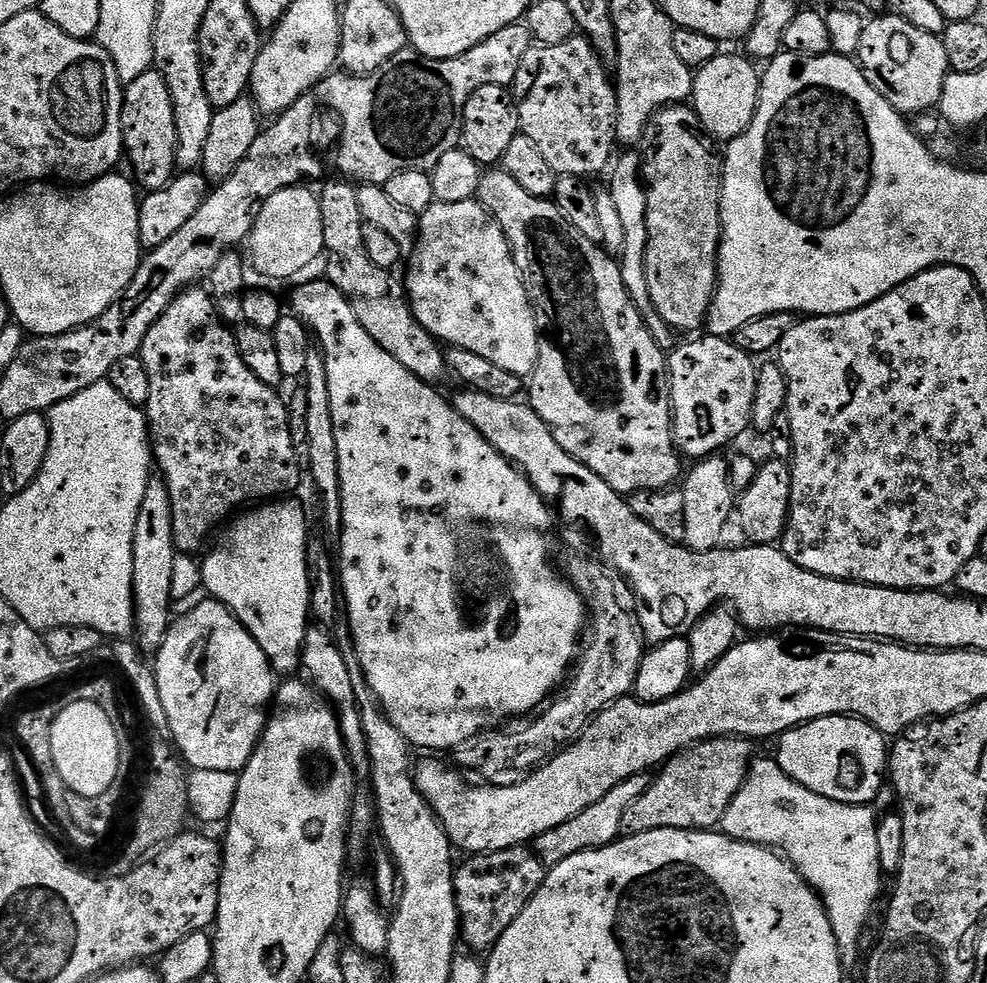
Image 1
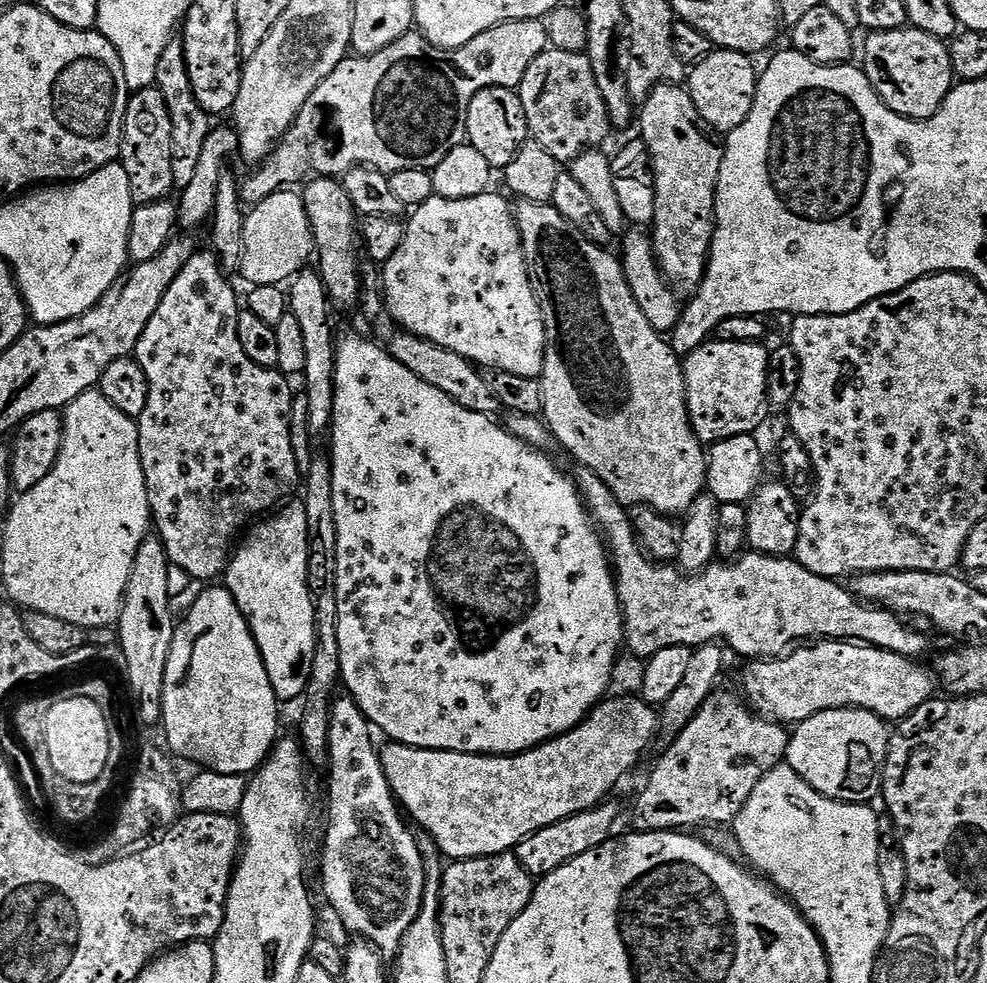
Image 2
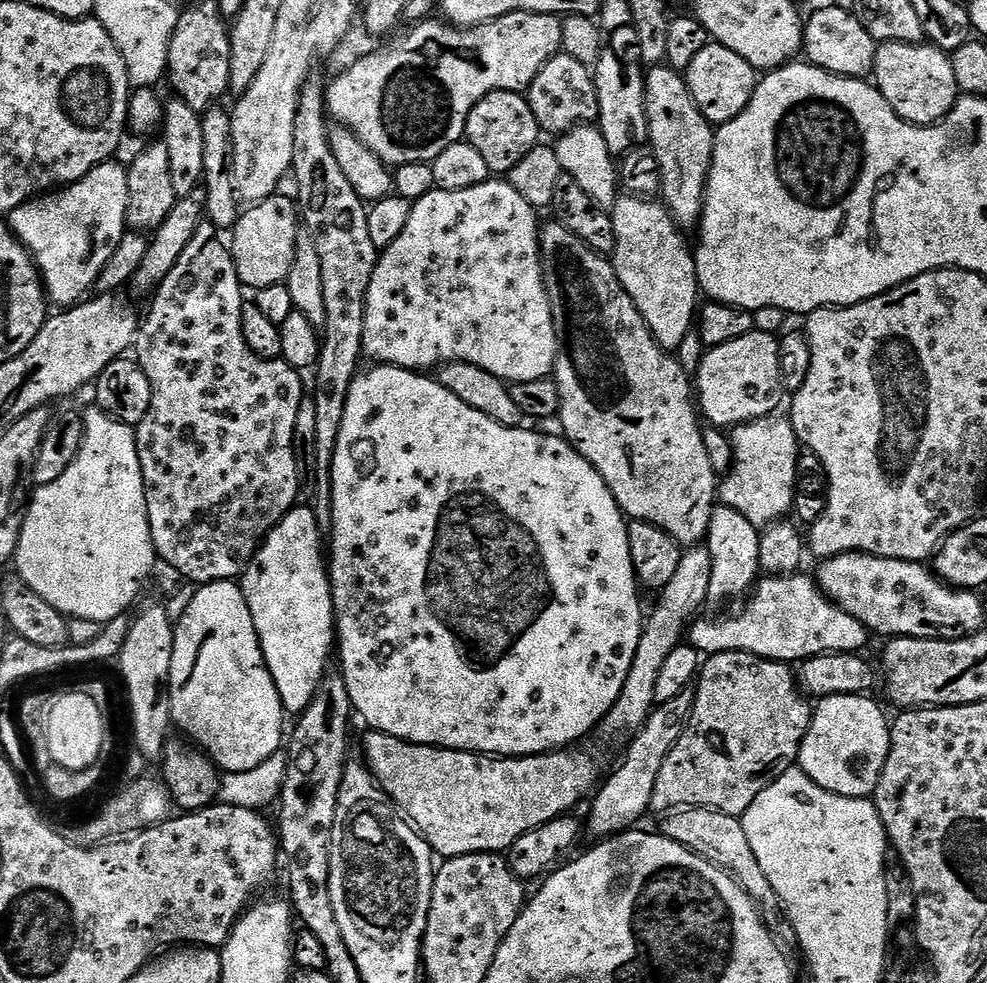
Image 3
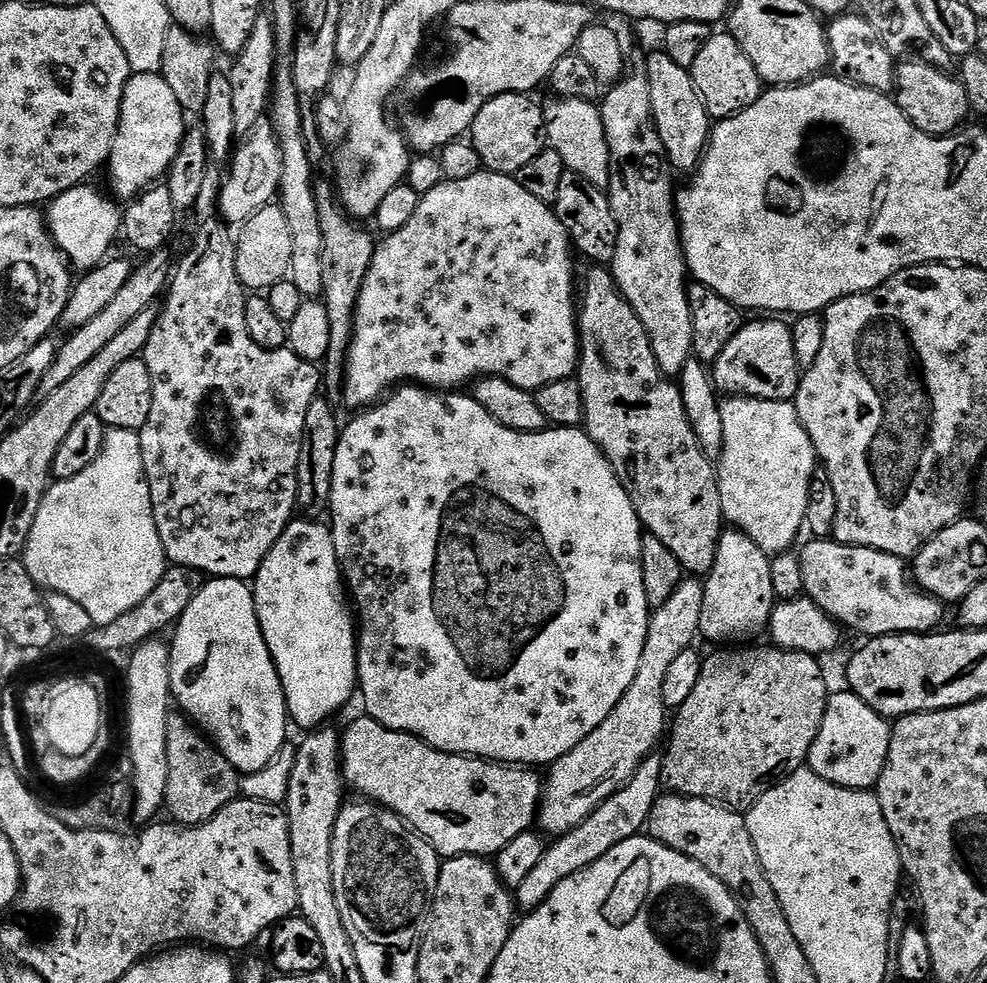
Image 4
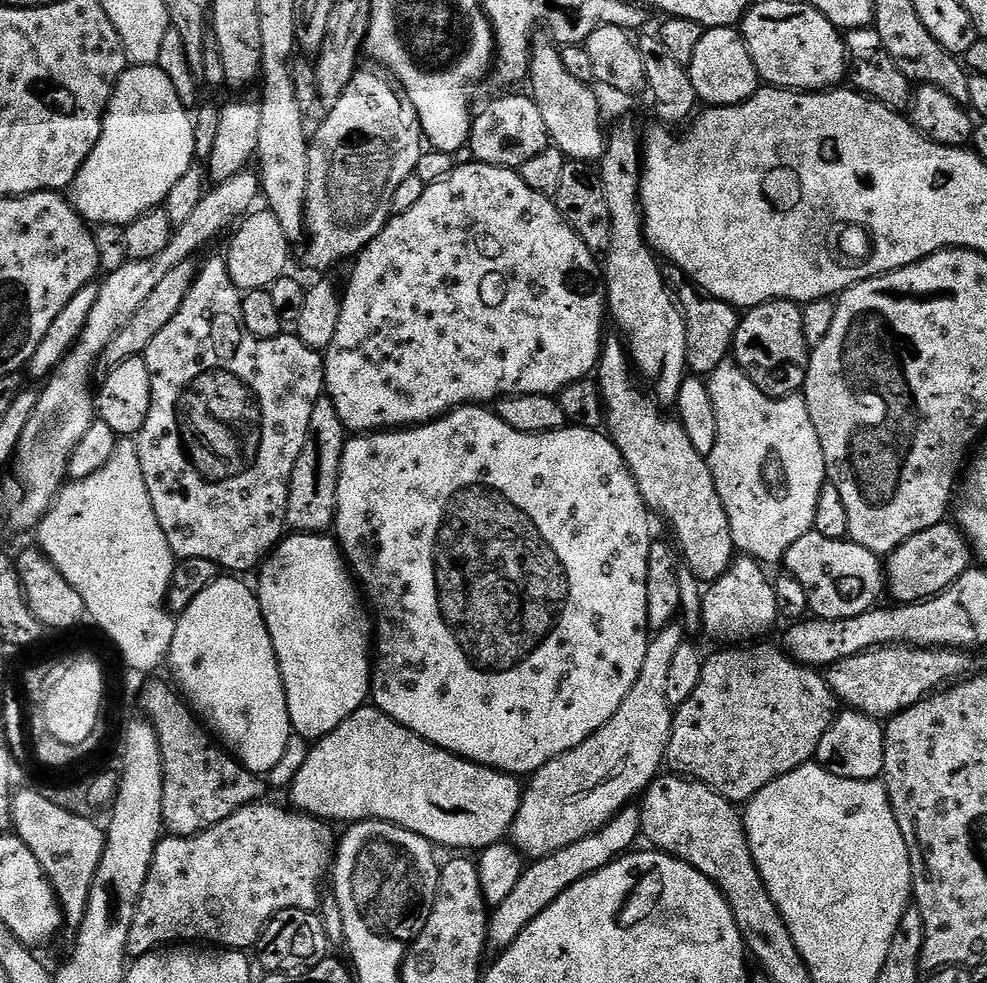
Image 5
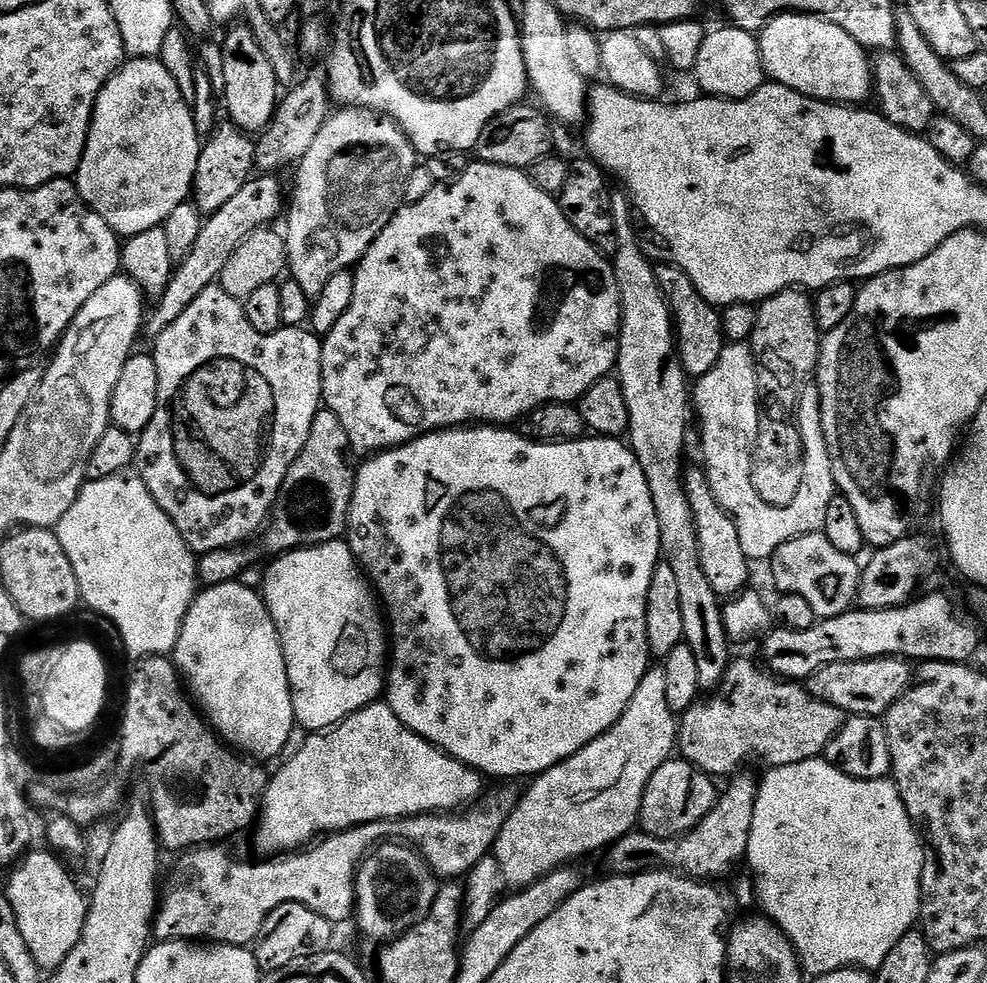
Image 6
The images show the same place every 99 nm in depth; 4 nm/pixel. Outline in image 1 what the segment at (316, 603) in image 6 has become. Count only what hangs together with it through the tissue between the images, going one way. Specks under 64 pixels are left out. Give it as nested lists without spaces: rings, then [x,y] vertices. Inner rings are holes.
[[[277,498],[271,502],[261,503],[259,506],[245,511],[240,518],[241,520],[237,522],[236,528],[229,530],[228,537],[205,558],[204,565],[200,568],[200,576],[204,579],[204,588],[208,591],[205,593],[211,599],[226,605],[231,610],[233,616],[239,620],[241,626],[254,638],[254,642],[258,642],[258,646],[262,646],[262,650],[270,662],[273,673],[280,675],[281,672],[281,677],[288,678],[295,673],[292,672],[295,668],[299,669],[301,667],[300,651],[302,650],[304,639],[310,627],[310,609],[308,607],[308,541],[310,539],[310,531],[308,532],[308,516],[304,513],[303,506],[296,501],[296,498]]]

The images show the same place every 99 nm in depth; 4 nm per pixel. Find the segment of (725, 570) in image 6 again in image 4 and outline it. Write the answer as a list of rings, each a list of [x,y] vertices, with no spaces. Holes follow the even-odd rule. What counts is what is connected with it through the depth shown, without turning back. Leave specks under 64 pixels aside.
[[[592,266],[589,269],[589,272],[584,276],[584,293],[581,296],[579,293],[578,296],[578,311],[576,313],[576,331],[580,336],[578,383],[584,403],[582,427],[588,437],[603,450],[604,457],[608,459],[610,466],[614,466],[614,474],[618,474],[626,494],[630,494],[630,502],[634,502],[634,510],[638,514],[645,533],[654,538],[662,538],[662,543],[673,552],[674,558],[678,558],[678,562],[682,562],[685,573],[696,578],[704,578],[714,566],[720,534],[726,528],[726,521],[722,514],[722,498],[718,494],[716,468],[713,461],[709,460],[708,455],[702,450],[702,446],[690,426],[690,418],[686,418],[686,406],[682,402],[679,383],[673,382],[660,371],[658,362],[654,358],[654,350],[650,346],[650,338],[646,334],[646,326],[642,326],[638,314],[634,314],[630,302],[626,302],[624,295],[616,288],[616,279],[612,276],[611,271],[604,266]]]

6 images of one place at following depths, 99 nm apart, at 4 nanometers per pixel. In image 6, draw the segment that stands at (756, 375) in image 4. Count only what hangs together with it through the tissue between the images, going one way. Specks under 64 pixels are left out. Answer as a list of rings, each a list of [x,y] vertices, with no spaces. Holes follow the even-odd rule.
[[[787,288],[769,296],[755,309],[756,321],[750,347],[761,369],[769,368],[780,376],[808,376],[816,371],[820,360],[822,333],[816,321],[816,306],[807,291]]]

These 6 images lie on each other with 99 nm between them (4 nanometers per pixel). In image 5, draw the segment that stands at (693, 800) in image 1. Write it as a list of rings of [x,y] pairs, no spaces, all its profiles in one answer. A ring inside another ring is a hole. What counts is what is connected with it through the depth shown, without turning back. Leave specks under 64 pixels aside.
[[[760,642],[755,646],[728,646],[720,650],[724,652],[716,652],[712,657],[709,655],[702,666],[702,678],[698,678],[698,686],[694,689],[694,694],[690,694],[690,698],[686,698],[686,702],[682,702],[682,706],[675,709],[672,717],[672,733],[666,757],[667,767],[675,775],[696,780],[698,783],[714,789],[720,796],[731,800],[737,806],[755,798],[758,790],[762,790],[782,774],[790,774],[790,770],[798,770],[798,766],[809,763],[815,757],[826,730],[830,730],[830,726],[836,721],[838,715],[838,701],[830,690],[827,679],[817,669],[793,660],[783,647],[776,645],[775,648],[774,645],[766,643],[768,642]]]

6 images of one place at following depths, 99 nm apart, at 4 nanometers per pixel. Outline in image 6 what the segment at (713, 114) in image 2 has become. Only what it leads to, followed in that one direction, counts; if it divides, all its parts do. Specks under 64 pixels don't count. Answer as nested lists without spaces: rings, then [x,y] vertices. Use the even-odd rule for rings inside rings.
[[[727,26],[716,28],[705,35],[702,50],[698,50],[698,62],[694,77],[700,83],[701,93],[715,96],[722,100],[741,100],[766,82],[764,63],[760,53],[759,39],[744,28]]]

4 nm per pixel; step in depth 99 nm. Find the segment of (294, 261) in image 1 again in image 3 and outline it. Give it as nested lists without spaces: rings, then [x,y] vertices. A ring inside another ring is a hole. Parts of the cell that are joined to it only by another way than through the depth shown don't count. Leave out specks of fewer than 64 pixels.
[[[277,194],[260,204],[241,211],[235,228],[231,229],[230,247],[241,285],[248,290],[285,283],[294,262],[296,240],[302,231],[302,217],[298,204],[291,195]]]

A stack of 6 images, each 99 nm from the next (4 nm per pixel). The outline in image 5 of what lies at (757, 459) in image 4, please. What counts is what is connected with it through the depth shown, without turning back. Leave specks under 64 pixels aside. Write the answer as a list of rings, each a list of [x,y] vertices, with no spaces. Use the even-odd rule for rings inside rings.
[[[725,362],[722,366],[718,366],[718,370],[714,370],[711,376],[707,377],[706,383],[710,390],[710,402],[714,402],[714,414],[718,418],[718,438],[714,442],[714,450],[706,459],[714,474],[714,486],[718,486],[718,498],[722,498],[722,506],[726,506],[726,514],[730,518],[730,530],[736,551],[745,557],[759,561],[764,566],[769,566],[768,564],[779,565],[784,559],[786,550],[790,550],[790,546],[794,546],[794,542],[798,542],[798,538],[802,538],[806,533],[813,531],[814,514],[818,510],[818,498],[828,480],[826,462],[822,454],[822,442],[818,442],[818,430],[814,430],[814,422],[810,422],[810,410],[806,410],[803,395],[793,394],[781,398],[769,396],[763,388],[754,386],[754,382],[750,382],[750,378],[734,362]],[[768,452],[780,452],[781,459],[784,460],[788,472],[789,493],[783,500],[776,501],[773,496],[768,496],[768,492],[764,492],[764,484],[760,484],[760,464],[764,464],[764,456],[768,456]]]

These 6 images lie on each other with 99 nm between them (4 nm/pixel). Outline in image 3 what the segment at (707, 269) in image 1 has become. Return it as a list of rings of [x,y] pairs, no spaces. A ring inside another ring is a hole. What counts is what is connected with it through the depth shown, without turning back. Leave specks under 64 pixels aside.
[[[649,67],[644,78],[644,97],[648,144],[660,167],[662,203],[681,229],[695,229],[700,223],[700,215],[704,213],[704,191],[708,188],[716,141],[714,125],[705,118],[702,110],[698,110],[687,82],[675,68]]]

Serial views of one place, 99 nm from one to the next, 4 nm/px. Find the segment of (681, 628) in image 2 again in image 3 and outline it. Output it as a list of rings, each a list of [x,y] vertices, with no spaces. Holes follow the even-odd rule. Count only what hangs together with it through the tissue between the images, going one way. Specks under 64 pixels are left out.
[[[765,575],[752,588],[746,600],[748,605],[741,612],[721,620],[697,619],[689,627],[687,639],[692,647],[708,656],[719,652],[749,652],[764,660],[803,662],[829,652],[863,653],[870,639],[868,628],[829,600],[811,575],[804,575]]]

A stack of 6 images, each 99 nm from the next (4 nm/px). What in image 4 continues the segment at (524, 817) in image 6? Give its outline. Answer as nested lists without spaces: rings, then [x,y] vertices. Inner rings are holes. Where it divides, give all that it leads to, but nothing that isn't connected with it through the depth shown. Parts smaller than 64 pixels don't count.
[[[685,578],[678,586],[678,590],[670,594],[666,606],[651,613],[646,630],[646,646],[642,646],[638,674],[634,674],[630,690],[622,694],[622,702],[618,702],[618,706],[610,710],[610,718],[606,718],[606,722],[602,722],[602,726],[594,730],[594,734],[586,734],[586,738],[582,738],[582,742],[578,742],[578,746],[574,746],[570,754],[558,758],[547,769],[548,776],[546,772],[538,813],[538,828],[541,833],[552,838],[564,836],[570,830],[574,830],[574,826],[586,822],[586,818],[590,818],[590,814],[594,814],[594,810],[598,810],[598,806],[606,802],[606,798],[610,798],[619,788],[624,787],[625,782],[636,773],[642,761],[657,751],[656,743],[660,739],[661,743],[666,736],[666,720],[664,724],[666,709],[662,702],[662,682],[666,678],[666,669],[678,659],[678,654],[682,654],[682,650],[691,648],[697,643],[695,640],[700,636],[699,619],[703,590],[704,585],[699,579]]]

